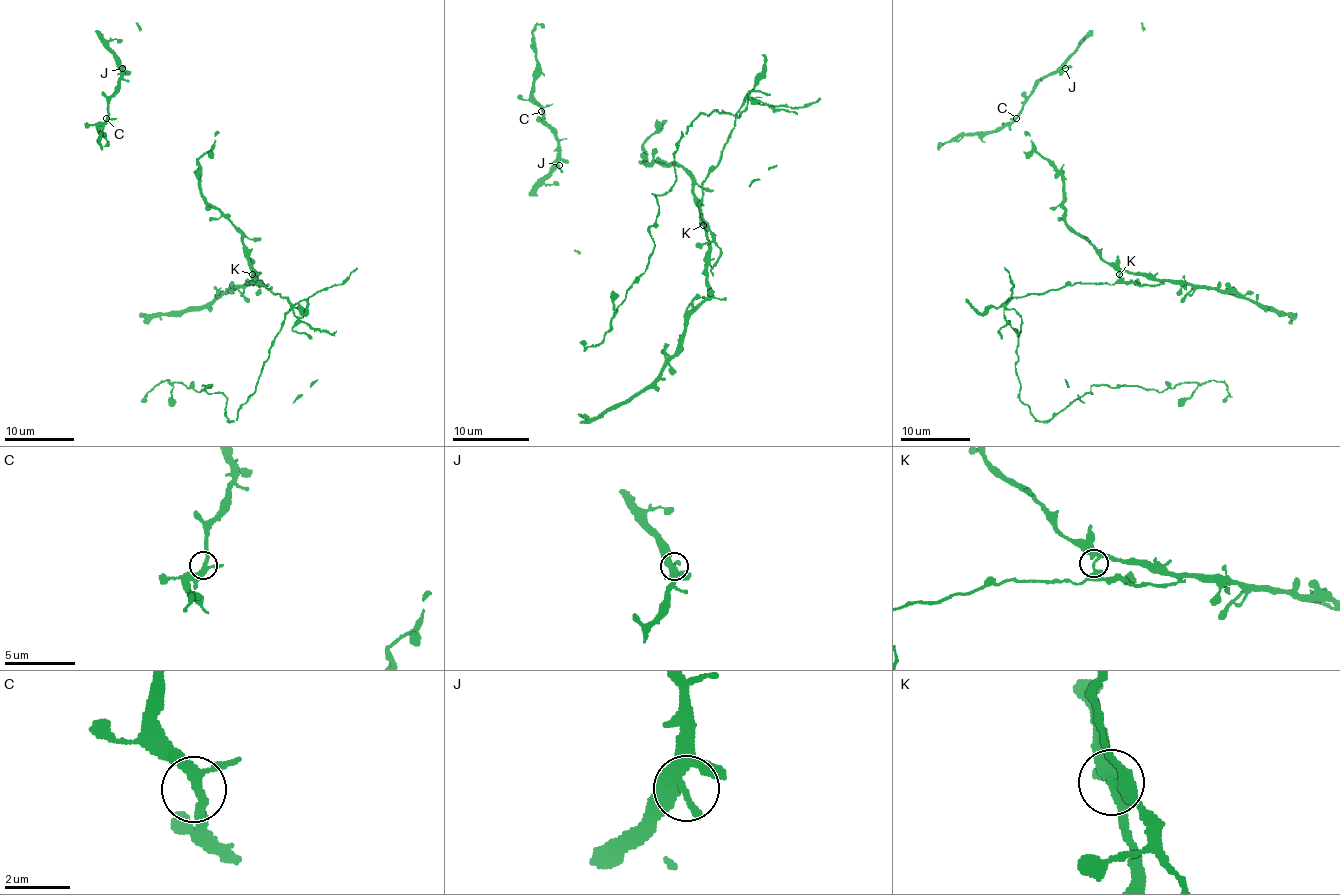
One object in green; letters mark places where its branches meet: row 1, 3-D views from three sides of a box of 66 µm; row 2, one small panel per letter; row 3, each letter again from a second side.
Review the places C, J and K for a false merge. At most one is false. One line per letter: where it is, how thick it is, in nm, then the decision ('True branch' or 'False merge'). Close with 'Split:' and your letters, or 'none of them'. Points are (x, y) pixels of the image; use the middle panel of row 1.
C: Place: (541, 111). Thickness 240 nm. True branch
J: Place: (559, 165). Thickness 320 nm. True branch
K: Place: (703, 225). Thickness 280 nm. False merge
Split: K

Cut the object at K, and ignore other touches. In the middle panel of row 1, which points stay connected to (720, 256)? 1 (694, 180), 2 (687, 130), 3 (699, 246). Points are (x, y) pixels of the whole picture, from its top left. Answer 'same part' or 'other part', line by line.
1: other part
2: same part
3: same part

